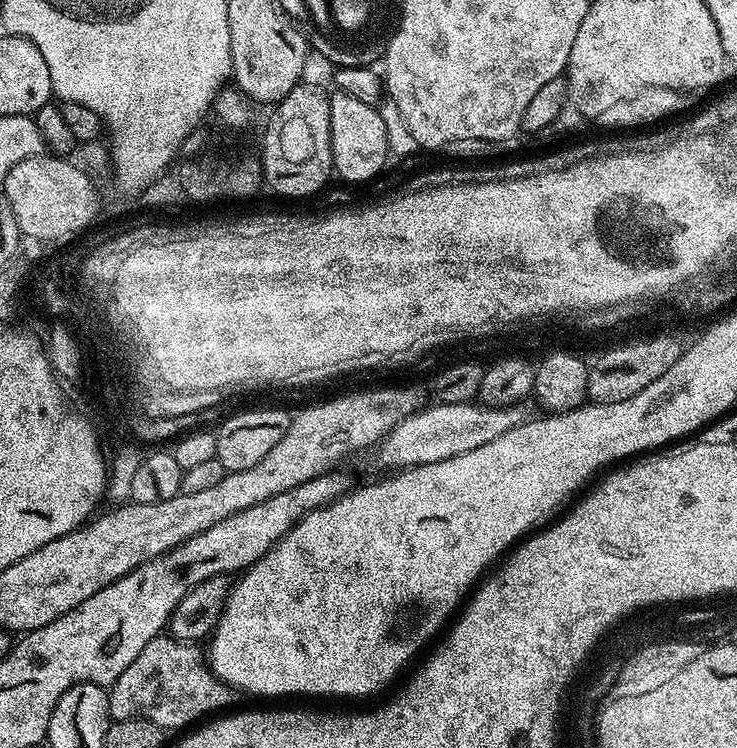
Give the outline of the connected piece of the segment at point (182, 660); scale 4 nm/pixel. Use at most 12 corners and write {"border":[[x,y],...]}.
{"border":[[161,634],[110,685],[113,721],[187,729],[233,689]]}

